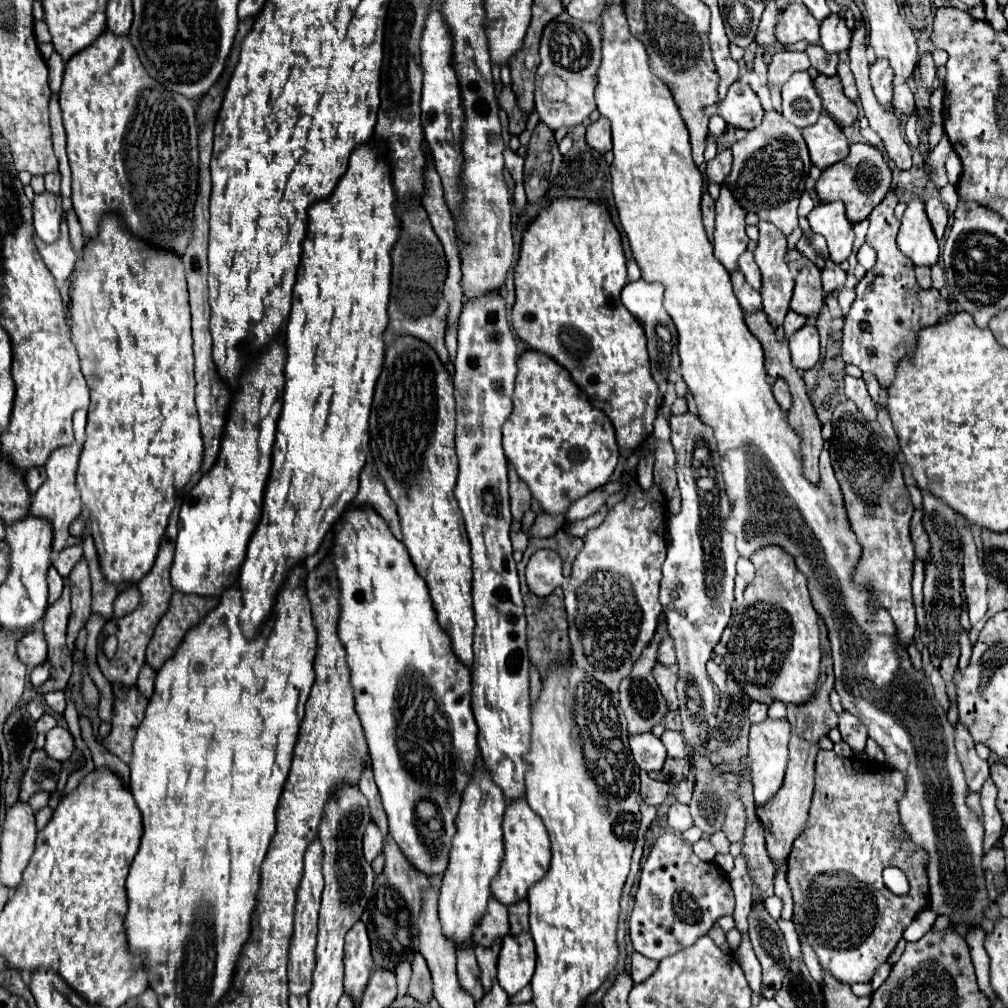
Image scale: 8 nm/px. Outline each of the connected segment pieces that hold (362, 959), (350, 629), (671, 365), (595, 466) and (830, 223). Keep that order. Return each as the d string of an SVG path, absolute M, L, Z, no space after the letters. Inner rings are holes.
M358 921L346 935L344 945L344 991L354 995L354 1001L360 1001L360 993L364 993L370 971L372 971L372 955L370 955L370 941L368 931L364 929L364 923Z
M348 507L346 513L338 519L336 523L336 537L334 537L334 547L332 547L332 559L336 565L336 575L338 575L338 587L340 587L340 605L342 605L342 613L340 613L340 621L338 621L338 635L346 647L346 657L348 657L348 665L352 671L350 683L354 687L354 697L356 697L356 711L358 717L362 721L364 727L364 735L370 747L370 759L372 759L372 771L374 771L374 779L382 797L382 805L384 811L388 815L388 827L390 827L390 835L392 839L398 843L400 851L404 853L404 857L410 861L410 865L414 869L418 869L420 873L428 875L428 877L436 877L442 875L448 867L448 855L452 849L452 837L456 835L456 815L462 803L462 793L466 789L466 785L472 781L474 775L474 767L478 761L478 727L476 721L472 721L472 711L470 711L470 669L466 665L462 665L456 655L450 649L450 637L440 629L438 621L436 621L436 611L432 607L428 589L424 579L416 573L410 555L406 551L406 547L390 533L388 525L382 521L382 517L372 509L372 507L358 507L352 509Z
M644 279L628 283L622 289L622 305L640 321L640 325L646 331L648 353L650 353L650 363L652 363L652 377L658 383L662 379L666 379L668 373L676 371L678 365L680 365L680 359L678 359L678 333L676 333L676 327L674 327L670 315L666 313L664 305L662 305L662 293L664 293L662 283L646 283Z
M526 351L518 359L514 411L502 435L510 465L550 515L566 515L574 501L606 485L620 457L610 419L588 403L562 365L540 351Z
M842 201L820 203L810 211L808 221L812 231L828 241L830 259L838 265L846 261L852 251L854 231L852 223L844 215L844 203Z

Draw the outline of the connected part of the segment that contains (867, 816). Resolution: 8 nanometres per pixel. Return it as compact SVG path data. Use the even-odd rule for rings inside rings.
M818 751L818 757L816 757L816 787L814 787L814 797L812 797L812 805L810 805L810 817L808 817L808 829L794 841L794 847L792 847L792 853L788 857L788 873L786 873L786 879L788 879L788 885L792 889L792 895L794 895L794 917L792 921L796 921L798 927L802 927L802 935L806 939L806 943L814 949L820 965L834 977L838 979L840 983L846 983L846 985L854 985L854 983L870 983L876 967L880 963L884 963L896 943L902 939L902 933L904 929L916 919L916 915L920 911L924 911L928 907L928 877L924 873L924 861L928 861L928 857L924 857L924 851L922 849L916 849L912 845L912 841L908 841L908 837L904 837L904 831L902 831L902 825L900 825L900 817L898 817L898 809L896 809L896 801L900 799L900 793L904 793L904 775L902 773L896 773L894 769L886 767L886 765L876 765L876 761L866 761L866 767L862 761L858 759L848 759L848 757L840 757L836 755L834 751ZM886 865L892 865L892 867L898 867L906 873L908 881L910 881L910 891L908 895L904 897L898 897L894 895L892 891L888 891L888 887L884 885L882 881L882 869Z

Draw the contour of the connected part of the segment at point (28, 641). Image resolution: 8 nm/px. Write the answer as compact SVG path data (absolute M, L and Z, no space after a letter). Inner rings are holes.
M40 629L26 633L18 641L18 659L28 665L28 667L38 667L44 665L48 659L48 645L44 639L44 633Z

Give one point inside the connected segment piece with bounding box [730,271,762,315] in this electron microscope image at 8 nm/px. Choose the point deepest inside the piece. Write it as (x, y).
(750, 301)

